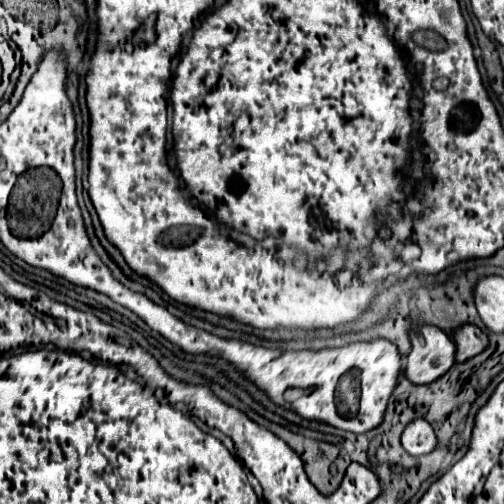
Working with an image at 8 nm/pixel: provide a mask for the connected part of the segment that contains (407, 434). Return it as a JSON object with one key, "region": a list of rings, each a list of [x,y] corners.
{"region":[[[416,418],[404,428],[402,446],[408,454],[422,456],[422,454],[430,454],[438,448],[438,438],[436,438],[432,426],[424,418]]]}

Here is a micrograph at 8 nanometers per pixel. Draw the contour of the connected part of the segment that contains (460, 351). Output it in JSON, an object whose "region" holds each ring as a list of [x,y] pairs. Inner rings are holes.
{"region":[[[462,324],[452,332],[452,340],[456,344],[456,362],[464,362],[484,350],[488,344],[486,334],[474,324]]]}

